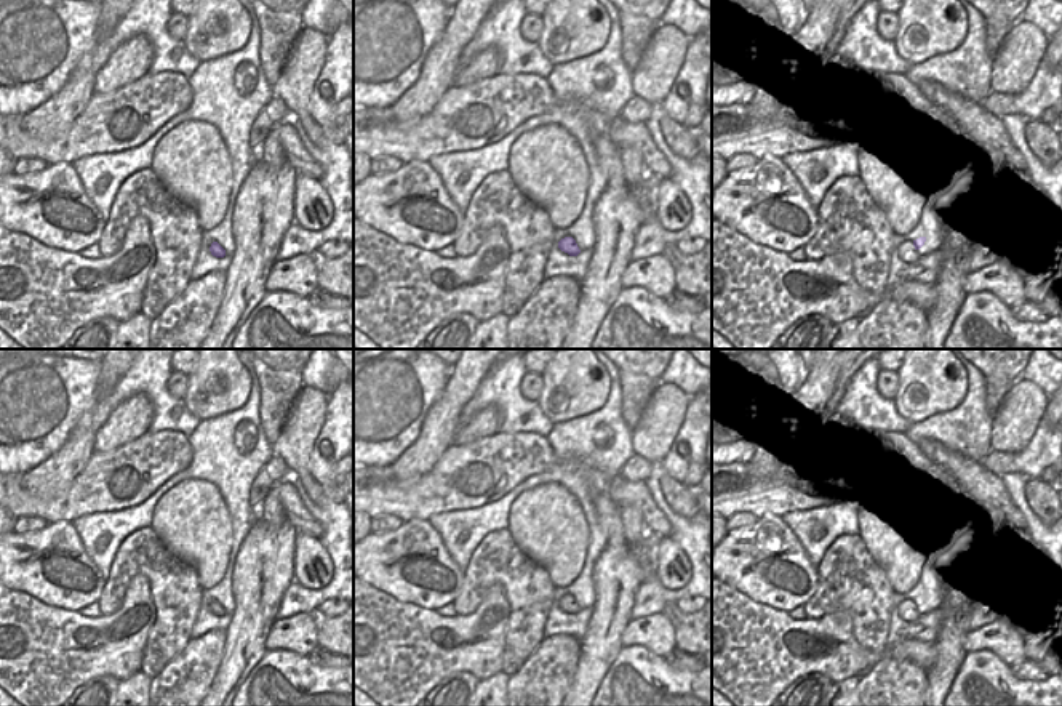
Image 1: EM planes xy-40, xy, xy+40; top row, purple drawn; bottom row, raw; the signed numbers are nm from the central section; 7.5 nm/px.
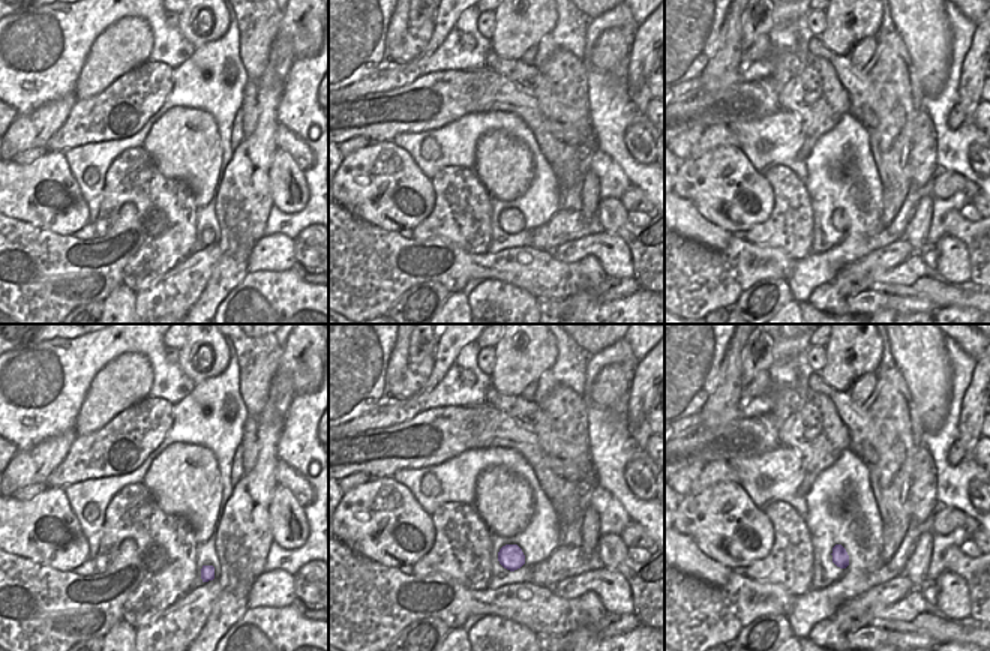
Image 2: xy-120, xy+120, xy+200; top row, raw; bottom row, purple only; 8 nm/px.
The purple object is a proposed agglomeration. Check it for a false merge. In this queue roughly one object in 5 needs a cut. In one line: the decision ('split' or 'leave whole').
leave whole

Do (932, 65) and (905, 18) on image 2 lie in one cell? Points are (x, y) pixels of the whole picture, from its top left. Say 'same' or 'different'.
same

